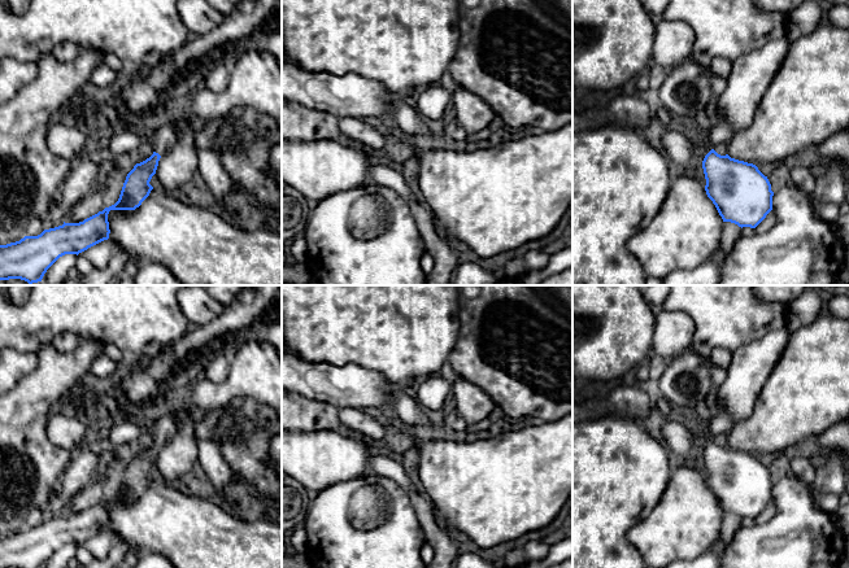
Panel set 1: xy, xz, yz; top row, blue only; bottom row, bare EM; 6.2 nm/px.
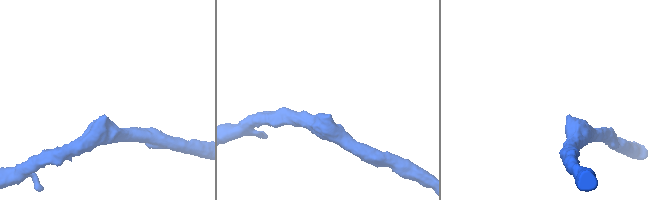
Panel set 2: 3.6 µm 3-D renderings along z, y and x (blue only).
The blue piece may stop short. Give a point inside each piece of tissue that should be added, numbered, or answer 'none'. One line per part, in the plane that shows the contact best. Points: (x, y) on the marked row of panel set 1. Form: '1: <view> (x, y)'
1: xy (164, 139)

